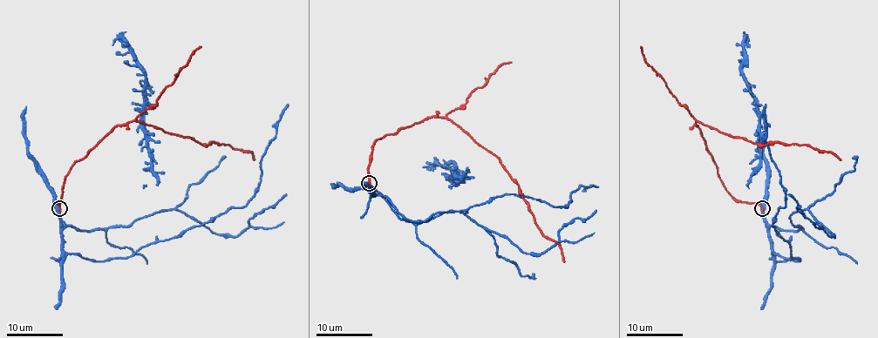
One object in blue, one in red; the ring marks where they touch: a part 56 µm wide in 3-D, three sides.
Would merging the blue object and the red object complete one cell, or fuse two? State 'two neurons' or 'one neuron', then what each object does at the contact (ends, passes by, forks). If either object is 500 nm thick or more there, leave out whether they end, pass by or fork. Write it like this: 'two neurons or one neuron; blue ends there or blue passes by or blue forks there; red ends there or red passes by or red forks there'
one neuron

